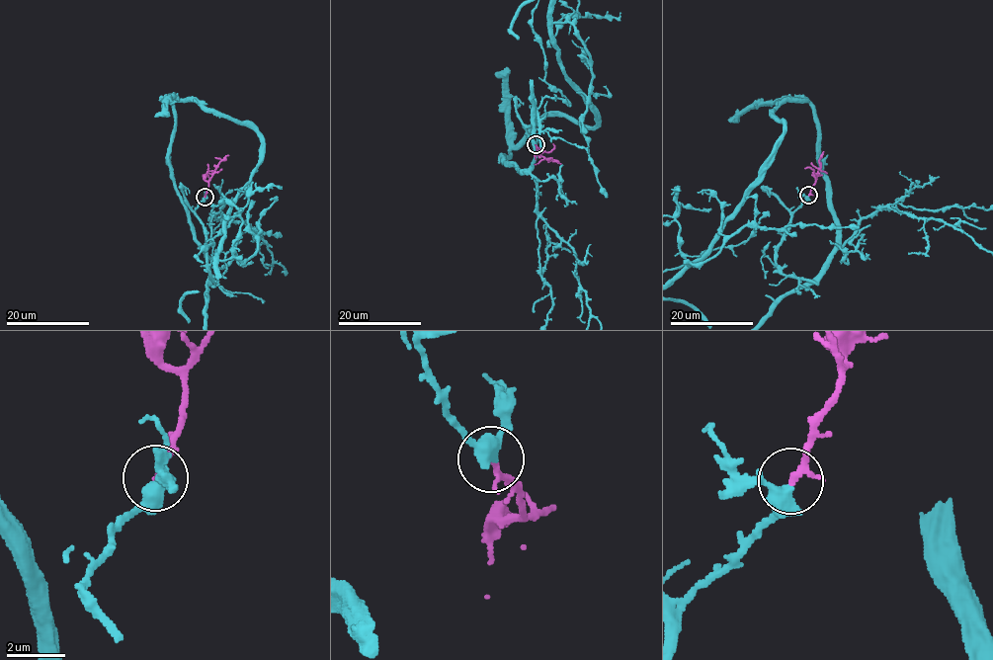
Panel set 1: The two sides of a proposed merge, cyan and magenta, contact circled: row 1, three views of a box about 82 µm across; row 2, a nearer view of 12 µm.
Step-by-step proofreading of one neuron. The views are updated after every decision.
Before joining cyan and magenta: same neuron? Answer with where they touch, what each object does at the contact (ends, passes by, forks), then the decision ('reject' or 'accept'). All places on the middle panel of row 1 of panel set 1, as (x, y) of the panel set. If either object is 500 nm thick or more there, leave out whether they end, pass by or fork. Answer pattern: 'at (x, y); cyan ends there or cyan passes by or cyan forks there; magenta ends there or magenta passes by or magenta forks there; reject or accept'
at (536, 144); cyan passes by; magenta ends there; accept

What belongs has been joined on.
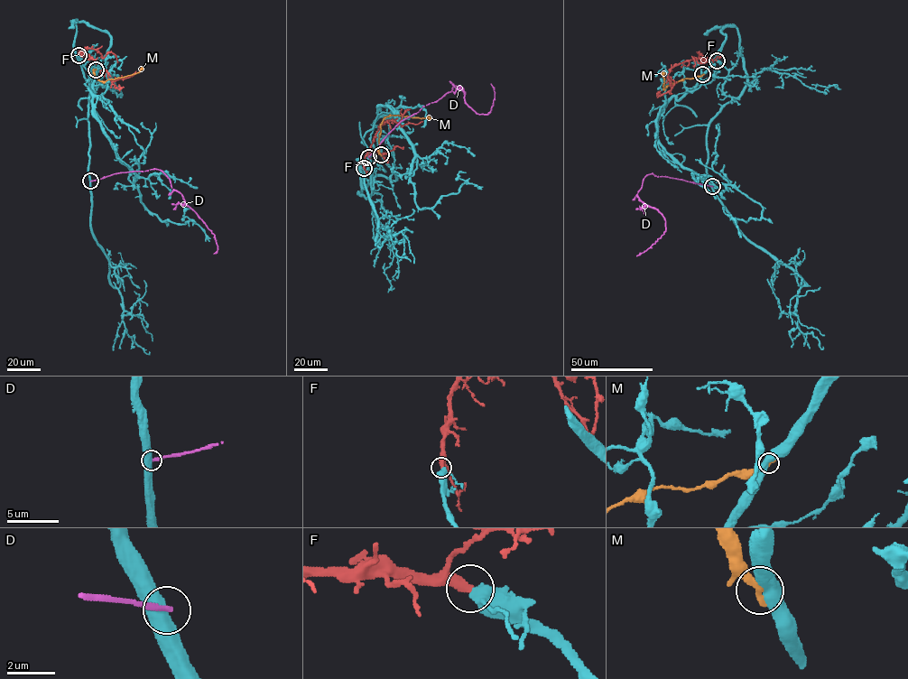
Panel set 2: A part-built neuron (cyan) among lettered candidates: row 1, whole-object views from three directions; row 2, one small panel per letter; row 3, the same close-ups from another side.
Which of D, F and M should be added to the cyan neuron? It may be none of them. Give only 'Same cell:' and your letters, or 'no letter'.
Same cell: F

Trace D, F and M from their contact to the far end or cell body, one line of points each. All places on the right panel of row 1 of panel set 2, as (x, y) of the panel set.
D: (712, 186), (648, 174), (637, 196), (662, 214), (665, 231), (646, 250), (636, 255)
F: (716, 60), (699, 58), (676, 64), (668, 74), (671, 87), (667, 76)
M: (703, 75), (681, 79), (663, 88), (663, 72)

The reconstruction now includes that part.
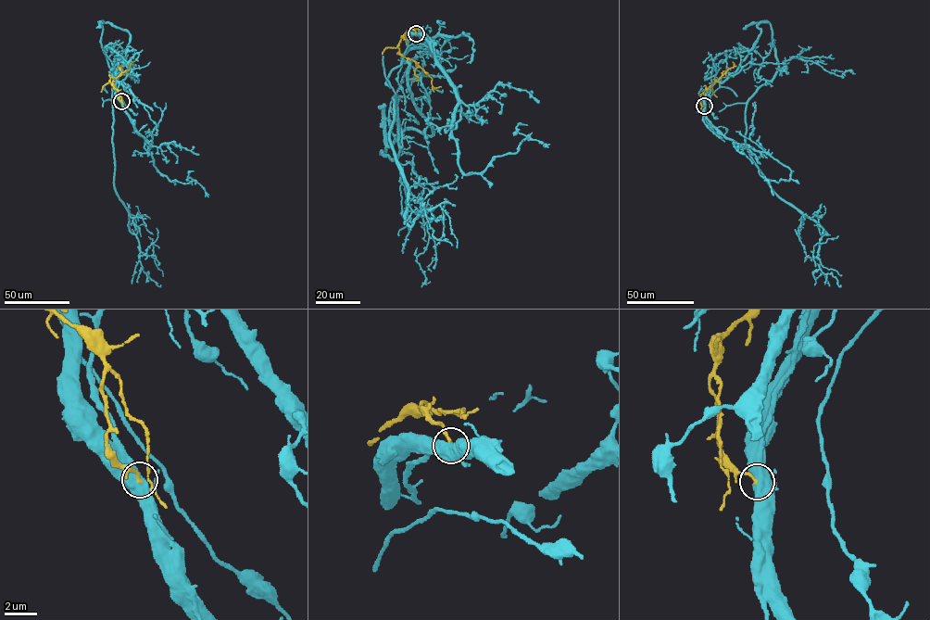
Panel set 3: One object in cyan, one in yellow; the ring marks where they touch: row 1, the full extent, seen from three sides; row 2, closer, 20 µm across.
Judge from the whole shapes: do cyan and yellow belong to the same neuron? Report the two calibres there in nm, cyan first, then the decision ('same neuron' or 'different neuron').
500/190 nm | same neuron

